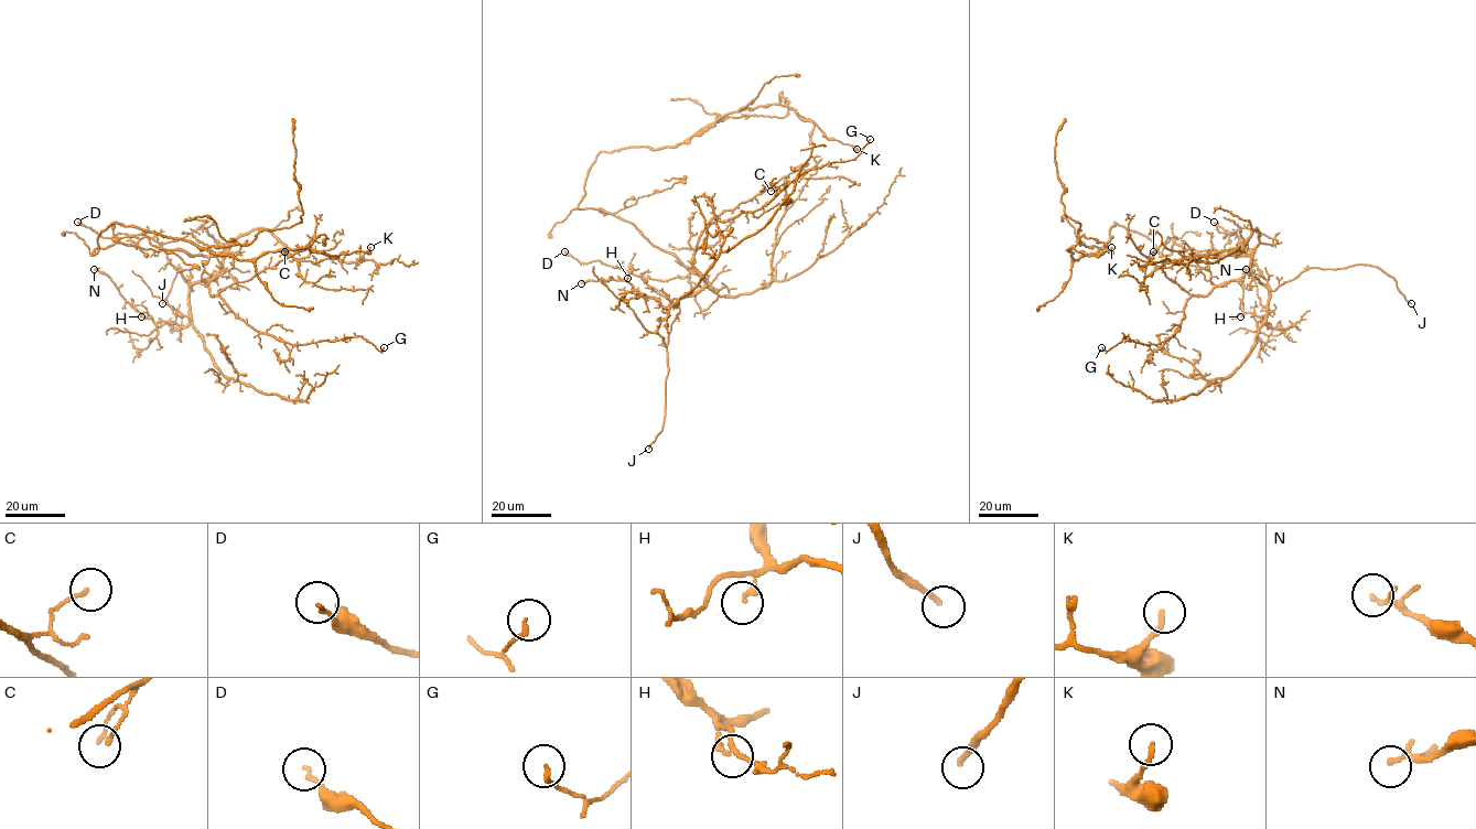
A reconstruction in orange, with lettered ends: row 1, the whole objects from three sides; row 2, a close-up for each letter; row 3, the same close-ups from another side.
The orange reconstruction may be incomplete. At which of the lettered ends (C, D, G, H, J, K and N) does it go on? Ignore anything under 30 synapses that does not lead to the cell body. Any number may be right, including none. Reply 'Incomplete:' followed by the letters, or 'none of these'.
Incomplete: J

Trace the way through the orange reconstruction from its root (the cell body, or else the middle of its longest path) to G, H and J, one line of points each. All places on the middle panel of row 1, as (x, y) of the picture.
G: (626, 222), (709, 288), (692, 257), (711, 223), (761, 210), (807, 171), (853, 160), (870, 139)
H: (626, 222), (702, 277), (709, 287), (665, 308), (637, 291), (627, 278)
J: (626, 222), (702, 277), (709, 287), (678, 302), (679, 312), (667, 345), (664, 423), (648, 449)

